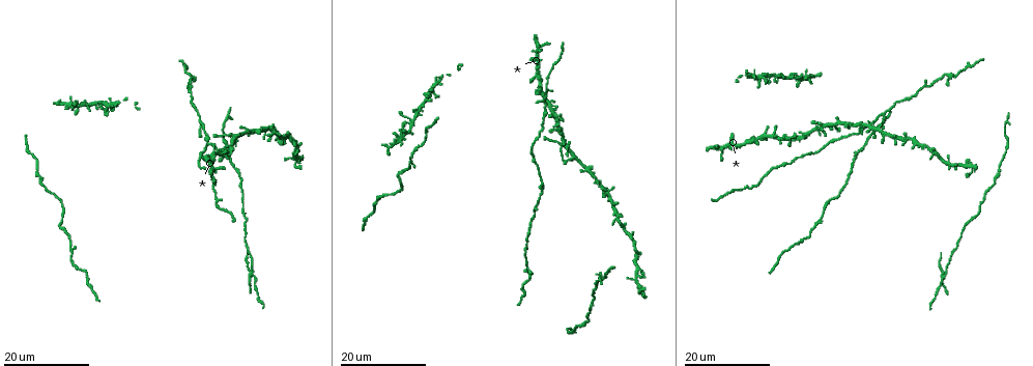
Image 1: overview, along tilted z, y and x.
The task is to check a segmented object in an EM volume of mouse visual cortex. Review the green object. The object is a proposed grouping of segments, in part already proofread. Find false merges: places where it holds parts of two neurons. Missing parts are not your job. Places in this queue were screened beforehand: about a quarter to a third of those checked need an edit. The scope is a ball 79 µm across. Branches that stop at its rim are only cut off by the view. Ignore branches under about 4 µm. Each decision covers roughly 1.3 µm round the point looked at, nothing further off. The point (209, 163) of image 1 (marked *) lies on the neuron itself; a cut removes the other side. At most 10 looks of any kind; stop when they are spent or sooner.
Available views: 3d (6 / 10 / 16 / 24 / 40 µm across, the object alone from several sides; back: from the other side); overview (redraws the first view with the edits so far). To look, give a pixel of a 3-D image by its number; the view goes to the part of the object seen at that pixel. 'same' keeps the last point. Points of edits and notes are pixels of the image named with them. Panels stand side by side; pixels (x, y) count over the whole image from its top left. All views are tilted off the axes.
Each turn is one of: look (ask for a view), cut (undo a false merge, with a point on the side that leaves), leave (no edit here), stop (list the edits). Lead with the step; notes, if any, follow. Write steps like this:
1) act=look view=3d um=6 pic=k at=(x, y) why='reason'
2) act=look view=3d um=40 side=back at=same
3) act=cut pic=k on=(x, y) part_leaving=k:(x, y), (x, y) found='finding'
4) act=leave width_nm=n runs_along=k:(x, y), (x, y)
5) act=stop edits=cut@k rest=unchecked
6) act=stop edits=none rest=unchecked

act=look view=3d um=24 pic=1 at=(555, 117) why='four or more arms meet'

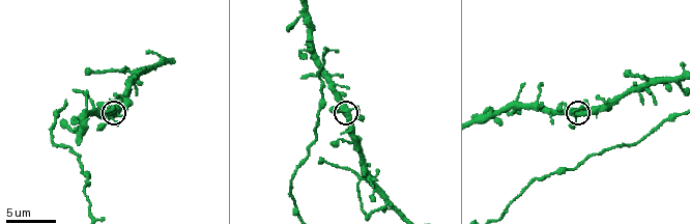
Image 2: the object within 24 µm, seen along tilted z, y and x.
act=look view=3d um=10 pic=2 at=(343, 111)

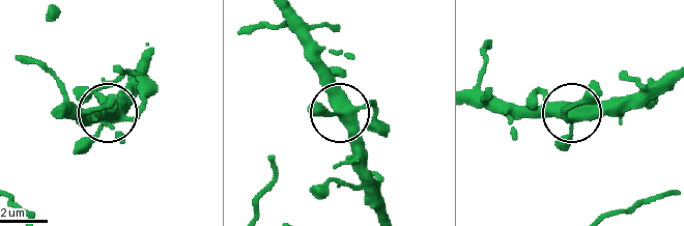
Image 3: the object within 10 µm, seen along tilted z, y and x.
act=look view=3d um=6 pic=3 at=(571, 119)

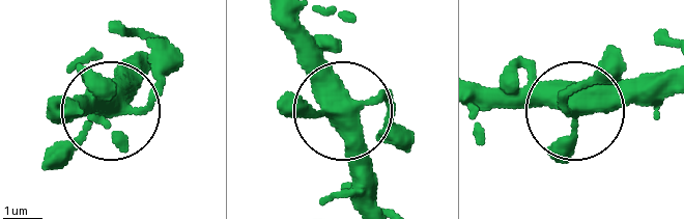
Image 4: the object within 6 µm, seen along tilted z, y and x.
act=leave side_arm_um=65 runs_along=4:(278, 19), (344, 119), (353, 167), (326, 196) found='all the same neuron'

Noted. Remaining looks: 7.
act=look view=3d um=6 pic=2 at=(131, 73) why='looks like a crossing'

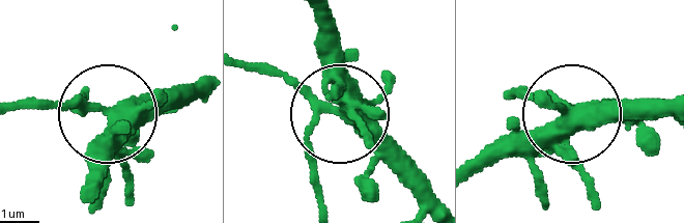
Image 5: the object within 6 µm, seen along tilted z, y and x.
act=look view=3d um=6 side=back pic=5 at=(102, 110)

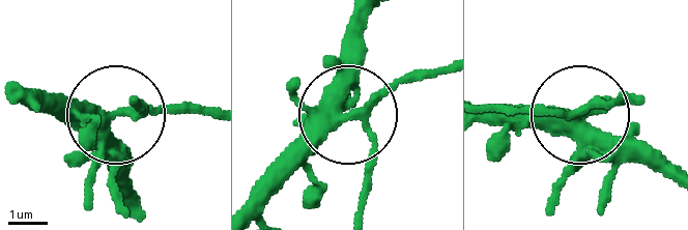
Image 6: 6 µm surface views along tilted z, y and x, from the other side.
act=cut pic=6 on=(165, 111) arms=4 part_leaving=6:(119, 115), (211, 110) found='two neurons meet here'

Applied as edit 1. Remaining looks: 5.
act=look view=overview why='see it whole again'

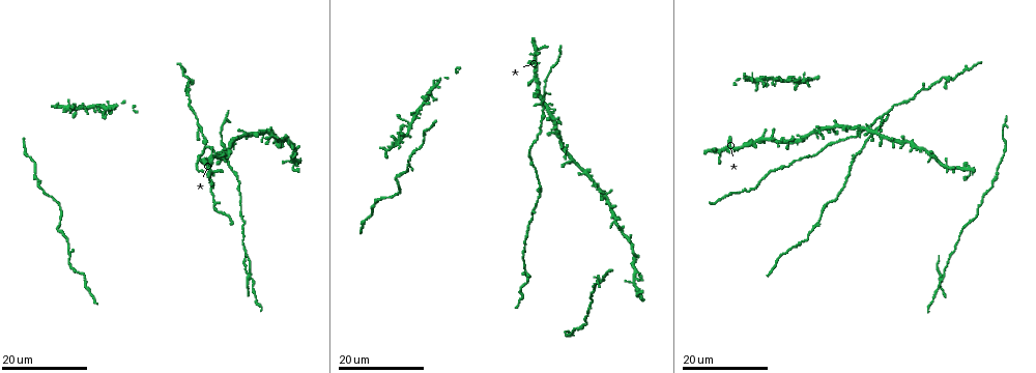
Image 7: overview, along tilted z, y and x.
act=look view=3d um=24 pic=7 at=(251, 275) why='two arms in line, one across'

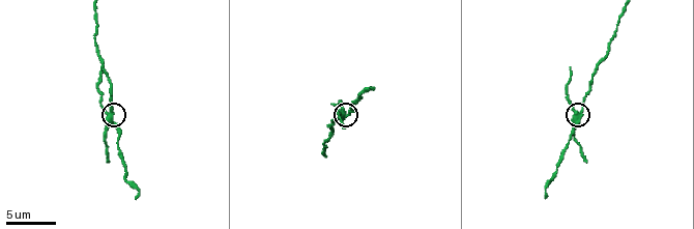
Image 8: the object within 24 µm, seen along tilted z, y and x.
act=look view=3d um=6 pic=8 at=(576, 111) why='closer look'

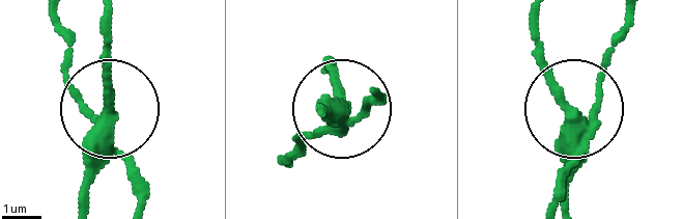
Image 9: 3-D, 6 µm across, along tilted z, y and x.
act=cut pic=9 on=(88, 192) part_leaving=9:(109, 135), (113, 15) found='two neurons meet here'

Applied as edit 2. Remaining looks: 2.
act=stop edits=cut@6,cut@9 rest=unchecked

